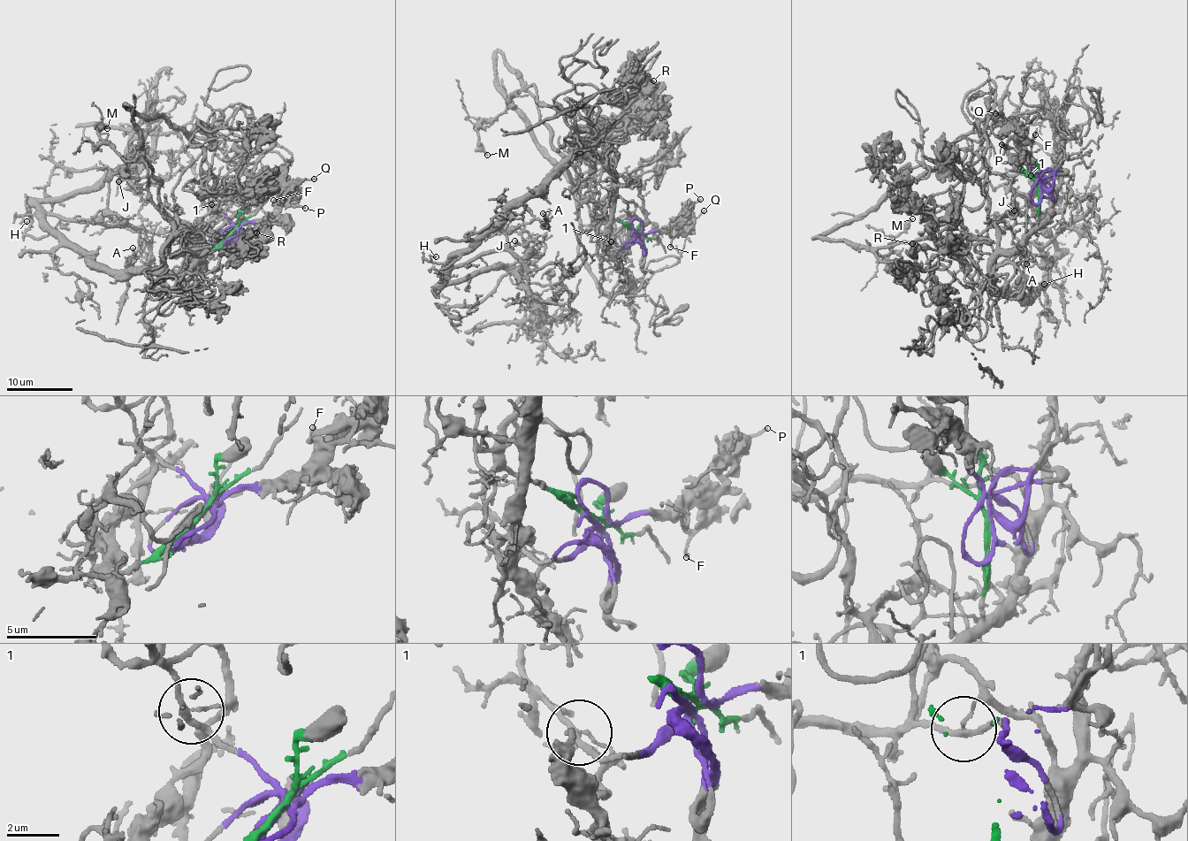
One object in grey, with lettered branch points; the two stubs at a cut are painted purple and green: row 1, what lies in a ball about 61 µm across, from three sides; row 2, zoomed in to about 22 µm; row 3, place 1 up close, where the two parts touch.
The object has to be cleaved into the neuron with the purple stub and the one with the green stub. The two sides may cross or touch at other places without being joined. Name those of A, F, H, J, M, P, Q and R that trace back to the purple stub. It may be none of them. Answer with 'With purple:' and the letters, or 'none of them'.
With purple: F, M, P, Q, R

